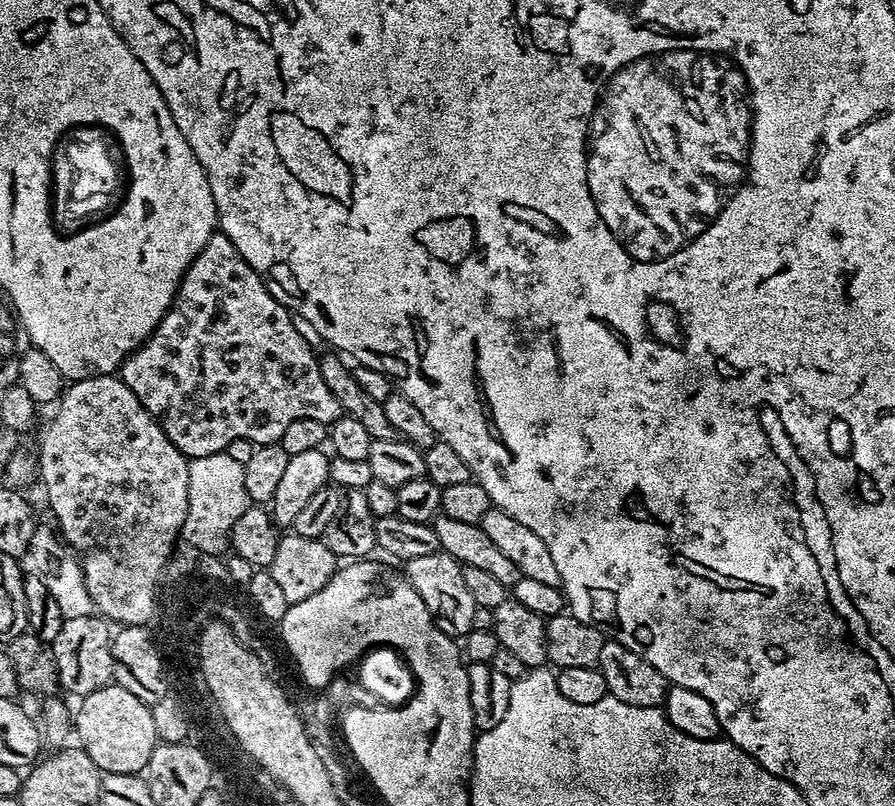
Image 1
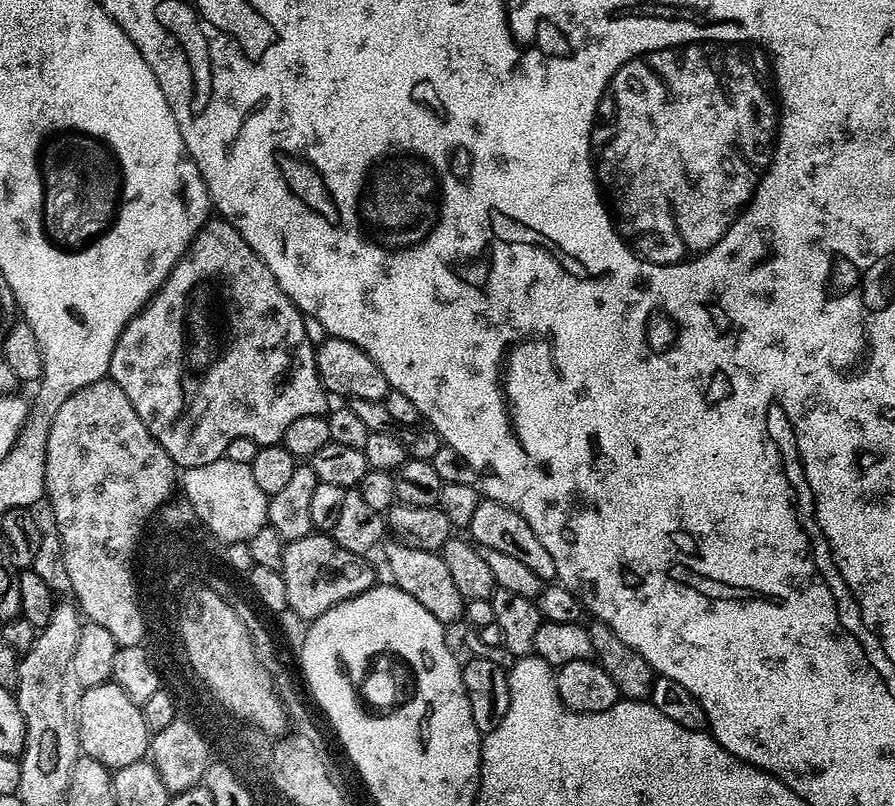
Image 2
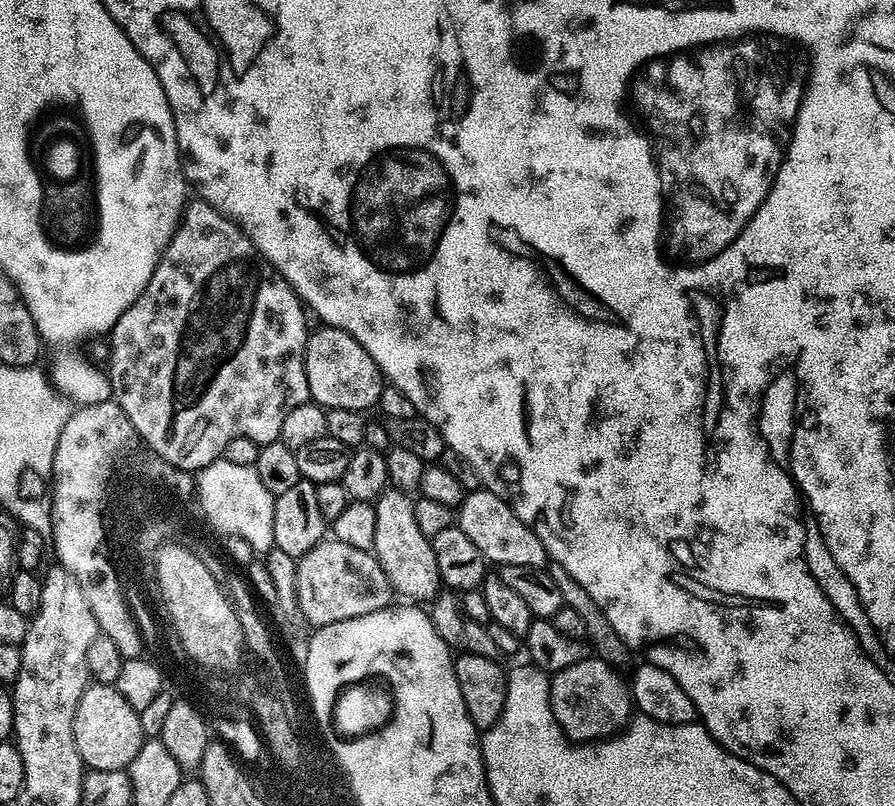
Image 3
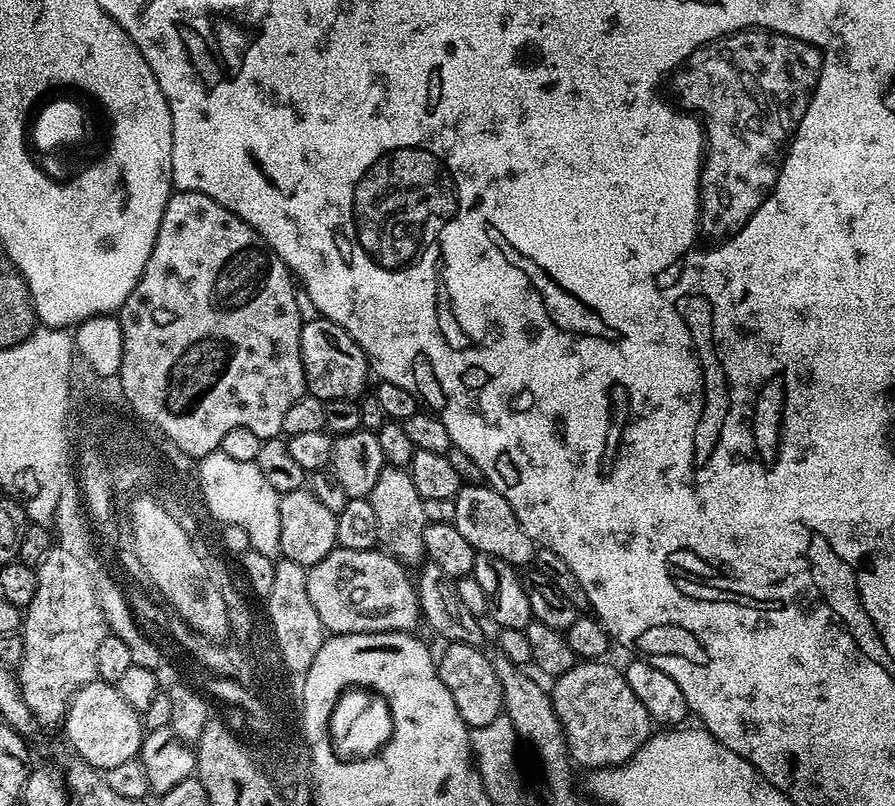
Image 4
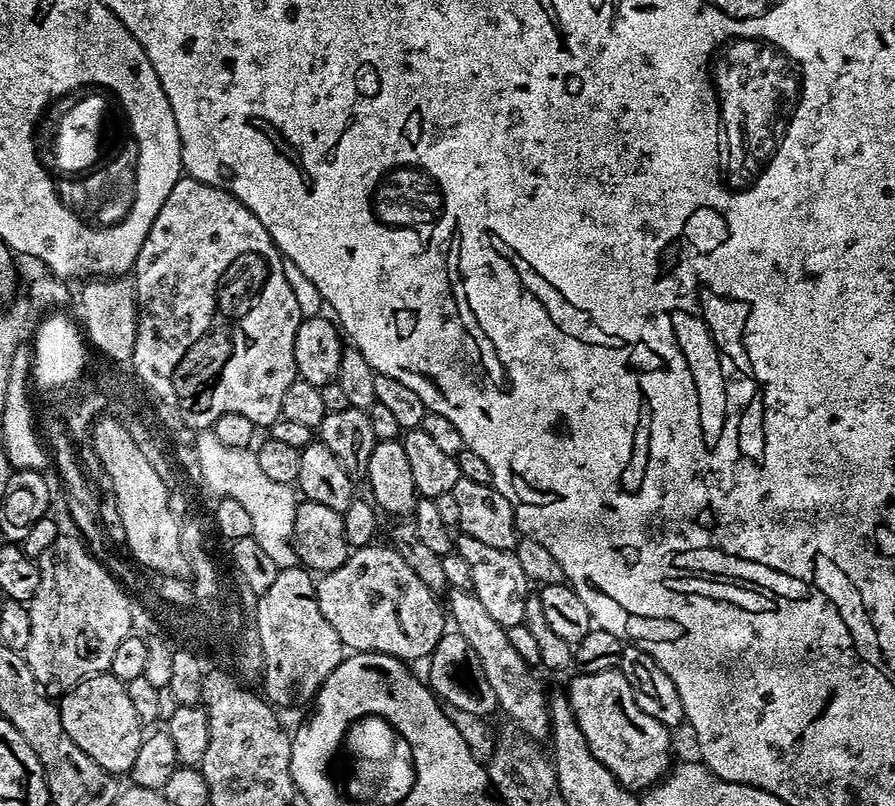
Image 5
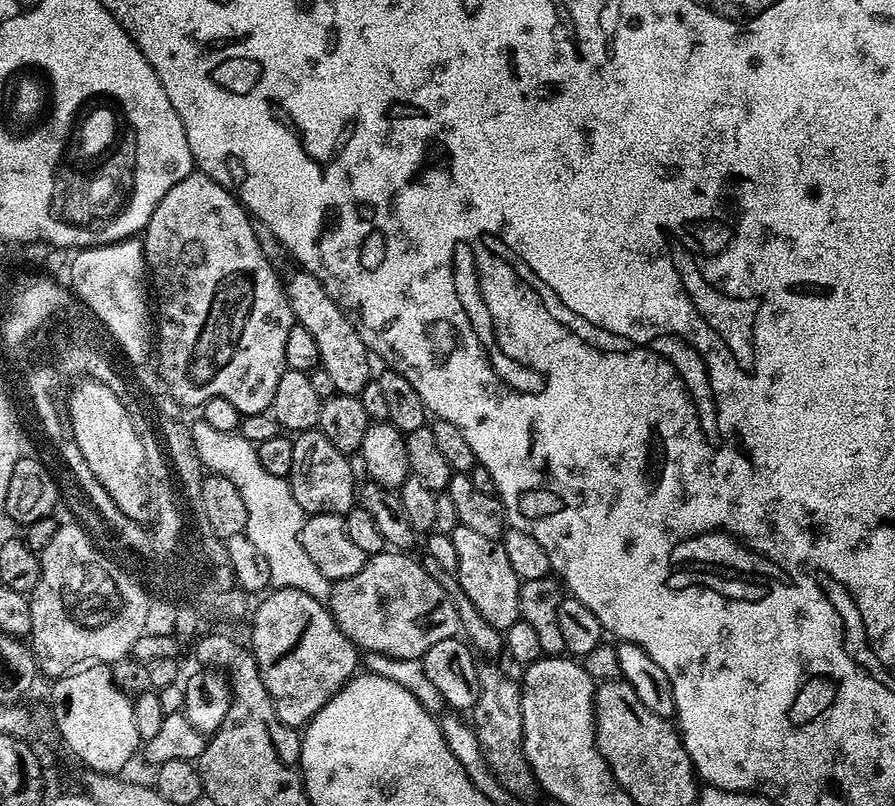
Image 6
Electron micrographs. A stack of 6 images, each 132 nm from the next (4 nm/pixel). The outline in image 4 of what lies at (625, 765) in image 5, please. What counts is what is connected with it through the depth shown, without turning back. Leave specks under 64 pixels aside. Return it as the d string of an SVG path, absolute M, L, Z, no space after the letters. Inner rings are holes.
M592 614L577 615L575 622L569 626L566 633L570 642L570 650L583 662L578 662L566 674L555 677L556 684L550 688L552 704L557 712L557 717L564 728L565 742L568 743L569 754L573 761L581 768L592 768L599 770L602 768L614 768L617 764L624 764L648 741L648 737L654 731L654 721L646 706L638 702L638 694L630 690L626 682L623 671L612 664L599 664L596 659L604 656L608 652L610 637L604 625Z

